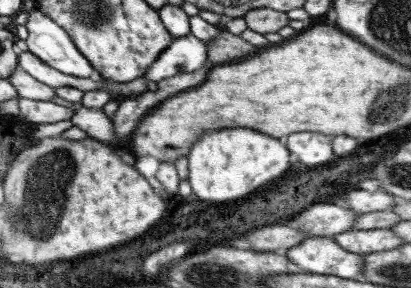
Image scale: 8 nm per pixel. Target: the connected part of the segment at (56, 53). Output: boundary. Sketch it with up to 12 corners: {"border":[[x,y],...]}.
{"border":[[36,7],[28,51],[67,76],[93,78],[64,28]]}

